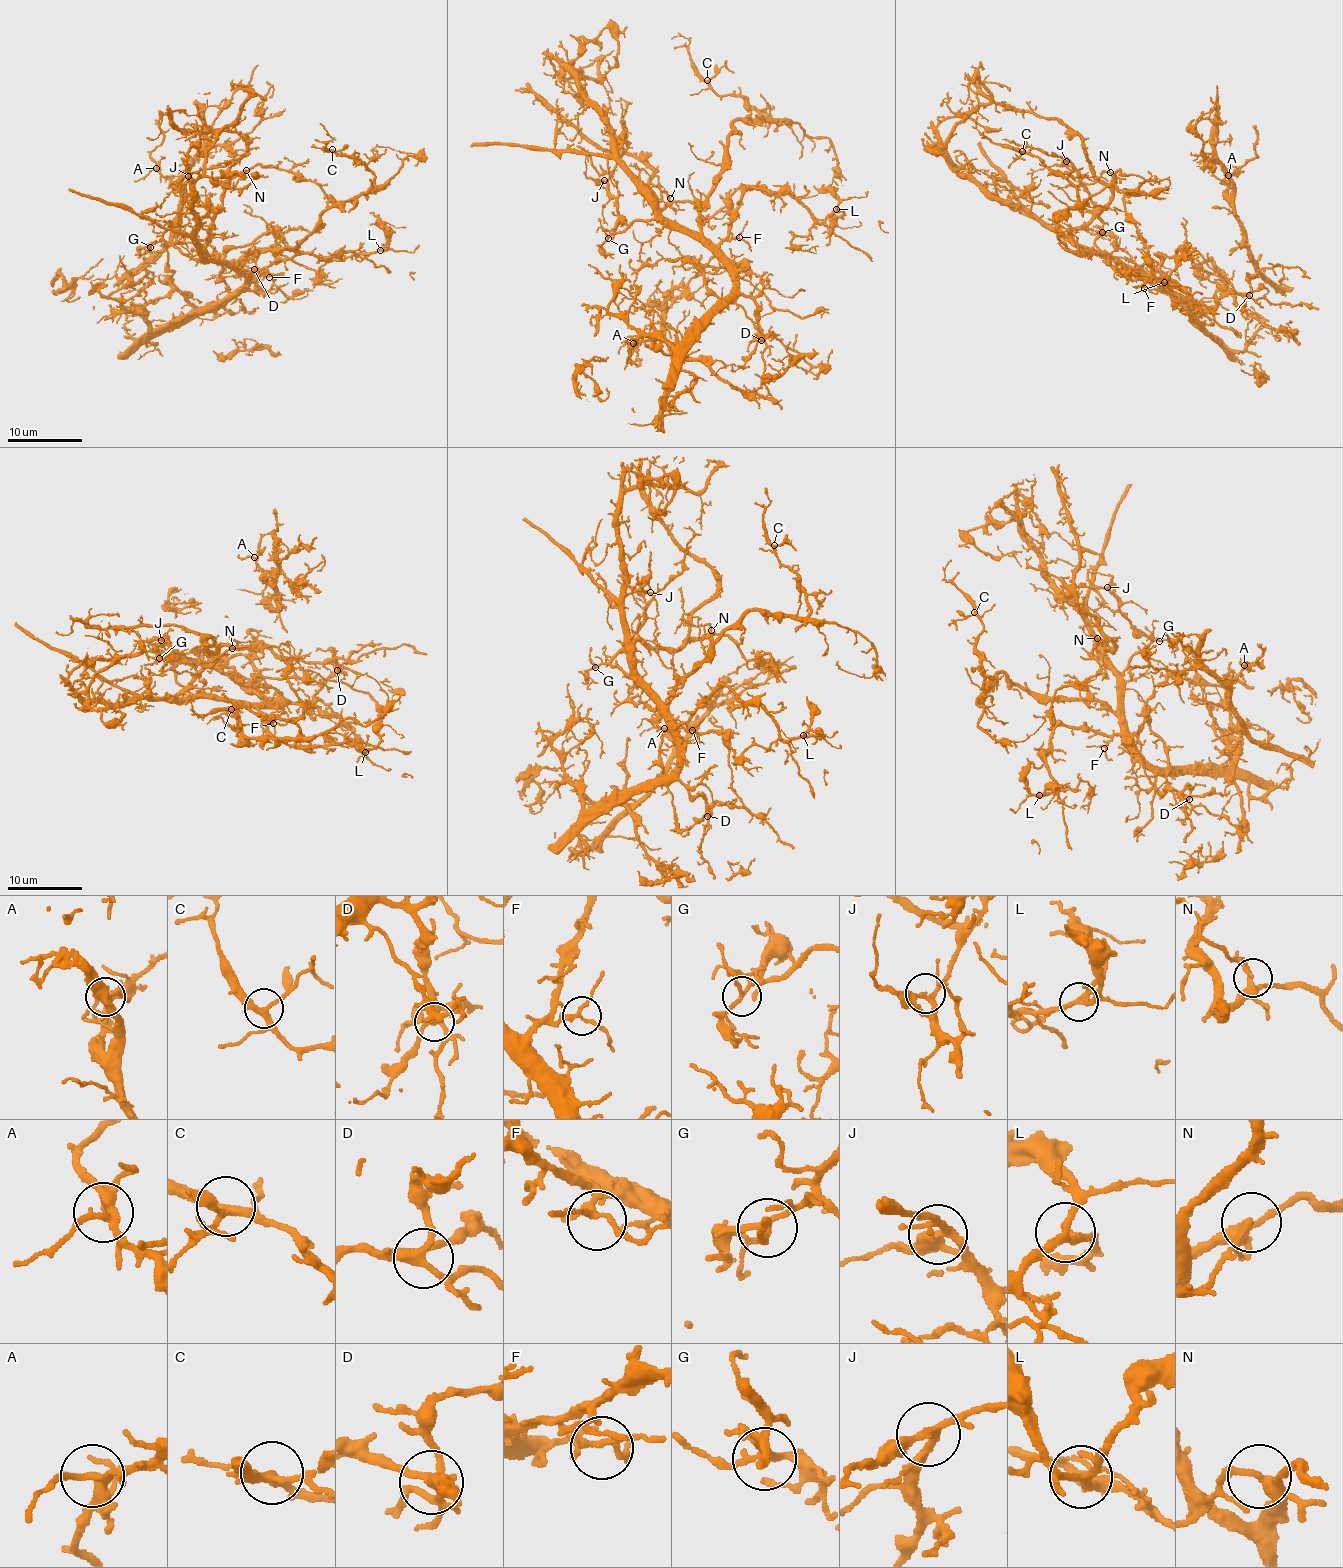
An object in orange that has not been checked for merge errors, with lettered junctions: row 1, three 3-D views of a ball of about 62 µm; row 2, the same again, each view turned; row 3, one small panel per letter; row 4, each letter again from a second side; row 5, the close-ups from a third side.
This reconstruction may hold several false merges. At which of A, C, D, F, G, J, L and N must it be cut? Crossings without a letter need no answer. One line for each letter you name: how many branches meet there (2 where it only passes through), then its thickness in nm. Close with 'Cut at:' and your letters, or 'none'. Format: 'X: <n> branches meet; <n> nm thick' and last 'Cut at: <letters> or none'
Cut at: none

